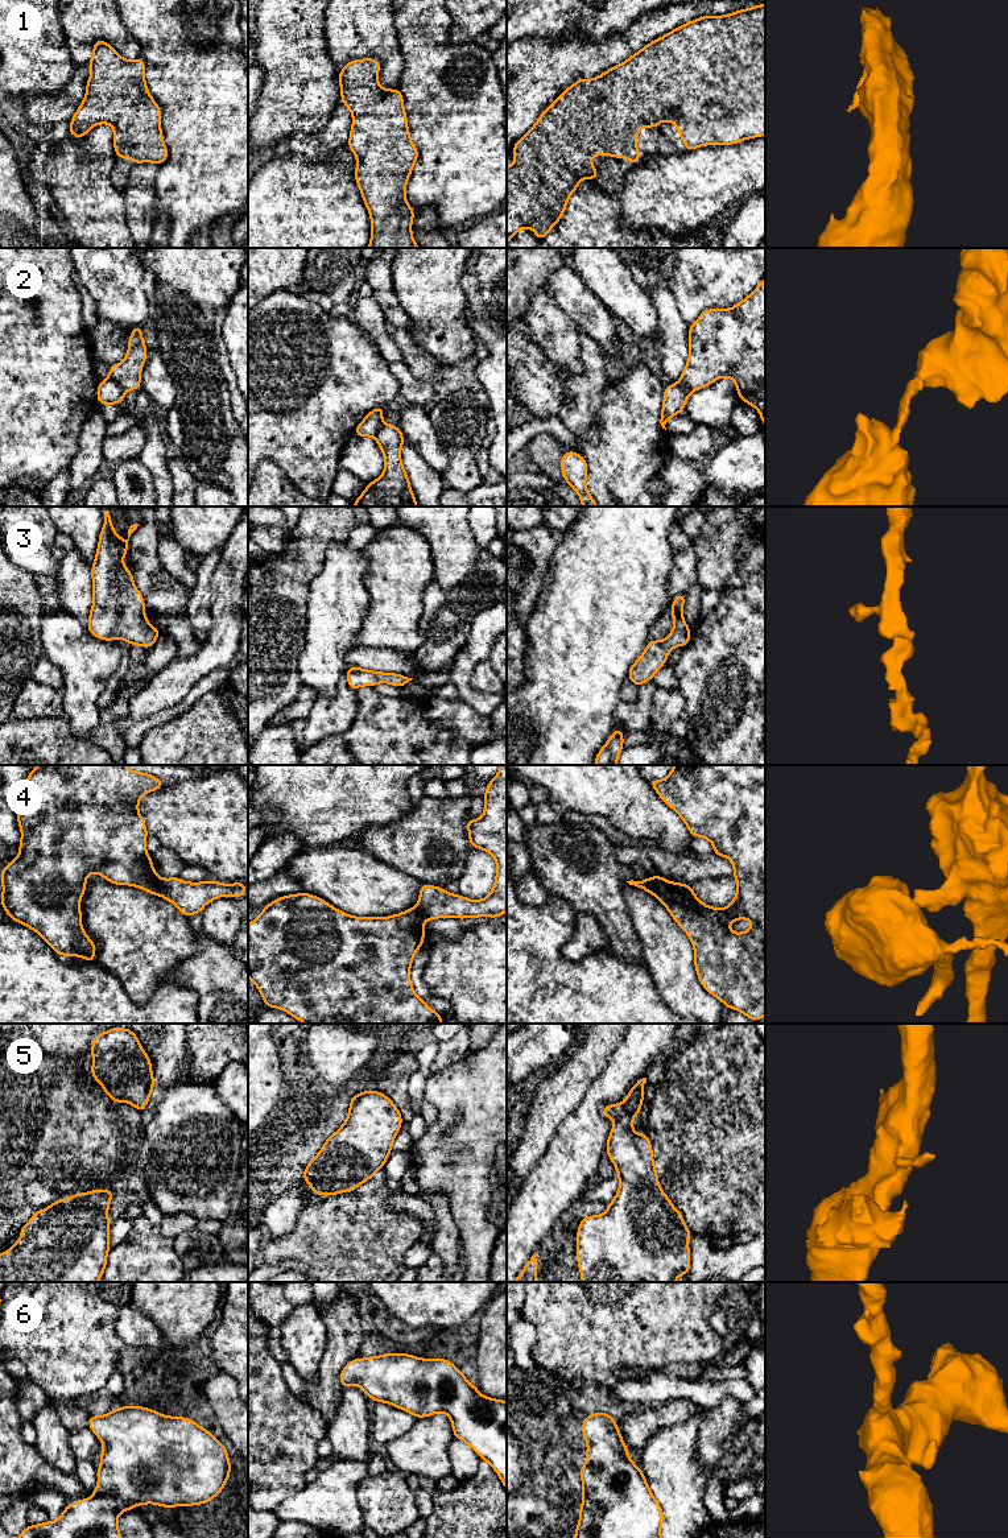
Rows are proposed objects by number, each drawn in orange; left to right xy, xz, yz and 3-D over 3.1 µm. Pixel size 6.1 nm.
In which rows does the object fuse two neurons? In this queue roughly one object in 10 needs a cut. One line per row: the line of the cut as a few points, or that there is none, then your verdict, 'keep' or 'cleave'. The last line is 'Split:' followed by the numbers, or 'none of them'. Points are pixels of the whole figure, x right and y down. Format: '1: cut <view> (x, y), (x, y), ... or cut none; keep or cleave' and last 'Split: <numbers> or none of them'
1: cut none; keep
2: cut xy (110, 376), (124, 392); cleave
3: cut none; keep
4: cut xy (158, 879), (160, 894); cleave
5: cut none; keep
6: cut none; keep
Split: 2, 4

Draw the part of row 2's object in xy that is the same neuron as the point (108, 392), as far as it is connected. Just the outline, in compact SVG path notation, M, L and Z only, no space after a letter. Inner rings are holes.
M111 379L98 384L96 398L100 405L117 405L125 400L124 390Z

